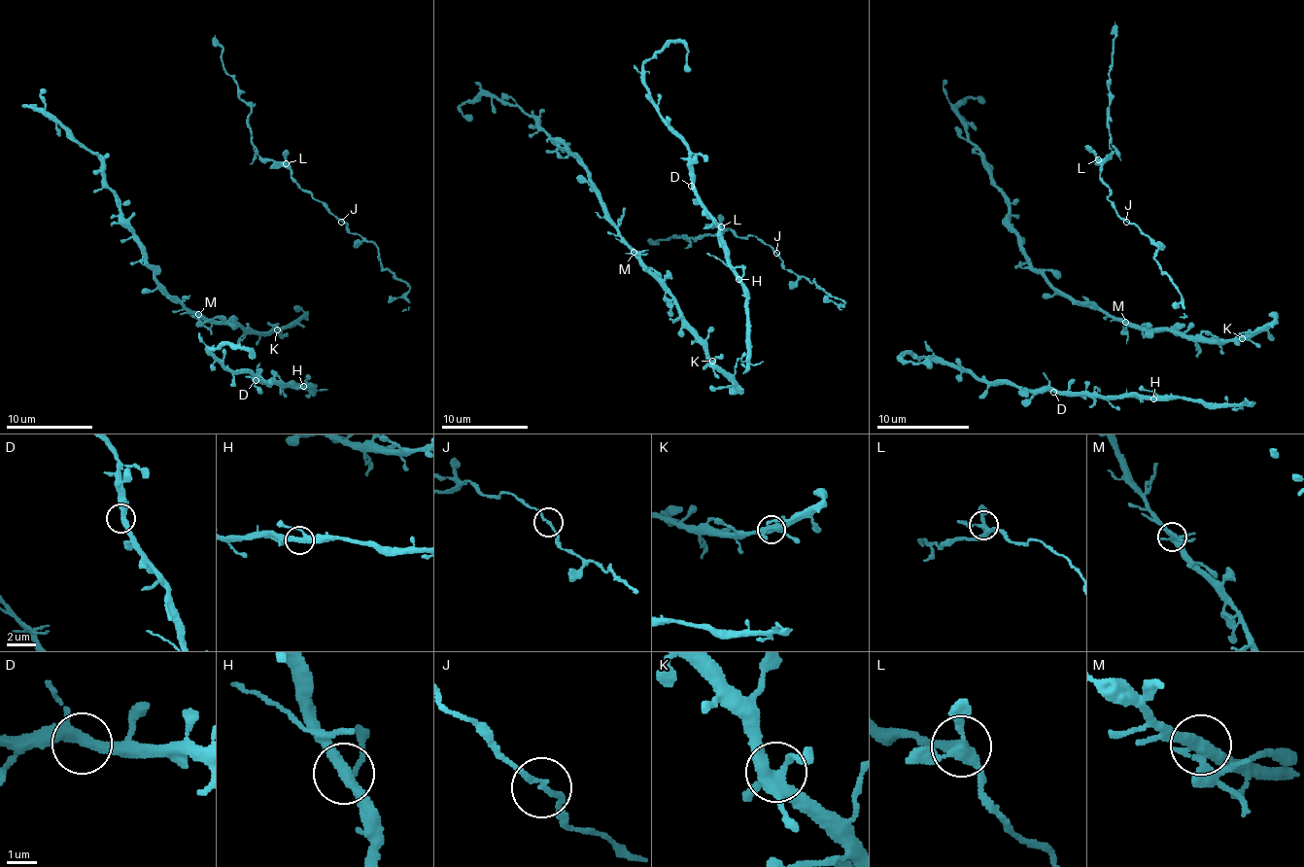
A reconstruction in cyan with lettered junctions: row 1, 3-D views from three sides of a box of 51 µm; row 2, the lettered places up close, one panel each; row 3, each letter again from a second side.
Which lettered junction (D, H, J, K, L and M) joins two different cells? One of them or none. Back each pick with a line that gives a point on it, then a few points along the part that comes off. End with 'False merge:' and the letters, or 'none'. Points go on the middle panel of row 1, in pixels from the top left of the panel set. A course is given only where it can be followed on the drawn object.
False merge: none

